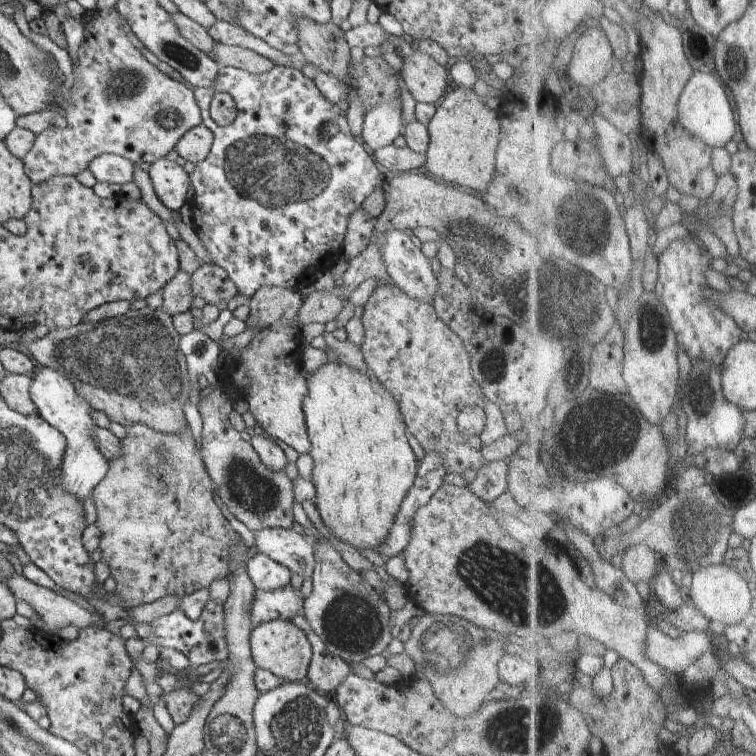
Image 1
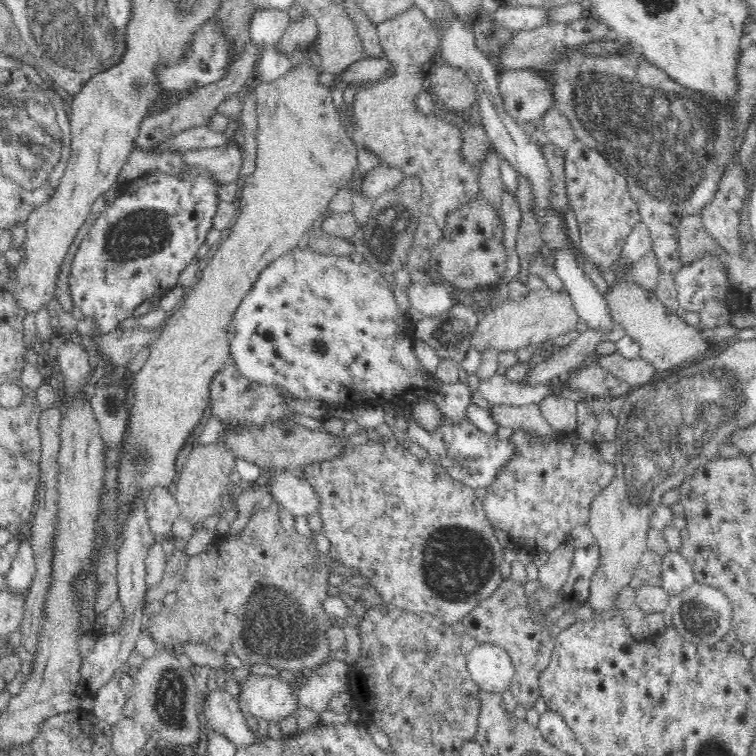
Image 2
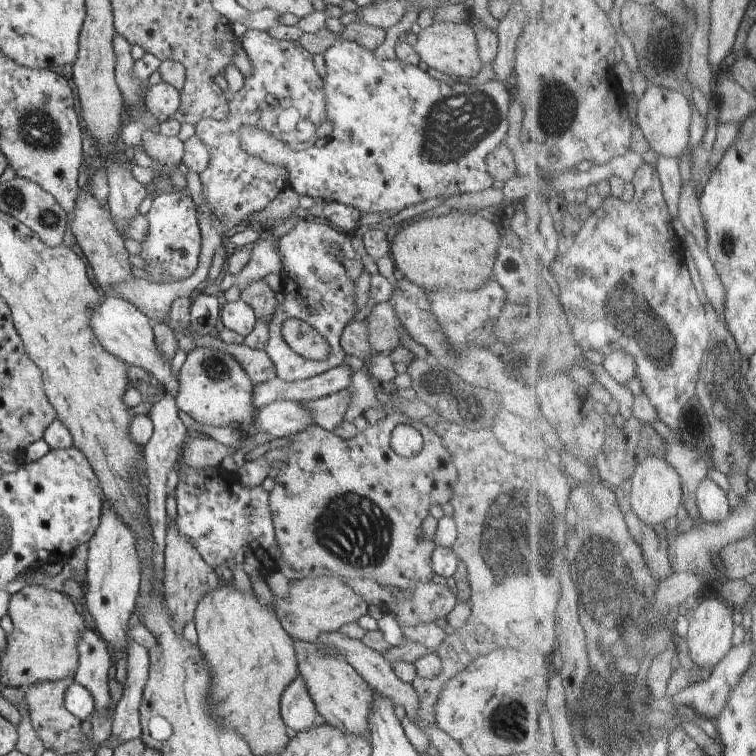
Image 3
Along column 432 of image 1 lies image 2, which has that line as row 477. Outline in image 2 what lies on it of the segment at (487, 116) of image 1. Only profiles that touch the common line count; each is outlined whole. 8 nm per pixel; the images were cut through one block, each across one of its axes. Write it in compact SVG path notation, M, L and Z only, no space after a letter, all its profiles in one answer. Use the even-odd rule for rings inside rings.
M289 73L284 74L284 78L280 77L275 81L261 81L258 82L255 88L256 100L256 116L257 116L257 130L255 132L255 141L257 142L256 150L256 168L249 176L247 176L241 183L240 190L237 194L238 198L236 203L238 206L238 214L235 216L230 228L224 233L221 238L221 244L219 248L212 252L212 259L208 261L206 267L202 270L202 276L198 282L195 282L189 291L188 298L181 302L180 305L174 309L161 324L161 332L159 339L152 342L150 345L150 356L146 360L143 368L132 375L134 383L132 383L132 390L134 390L134 402L132 402L132 408L130 408L130 422L128 422L128 430L125 434L125 439L121 444L122 456L119 458L117 464L117 477L118 477L118 501L117 510L119 510L119 524L120 524L120 540L121 540L121 525L124 524L124 520L128 518L128 512L132 512L132 504L139 499L148 500L148 496L153 492L153 489L162 487L164 489L172 490L174 480L176 480L176 456L178 452L182 450L186 438L190 436L190 433L200 424L206 412L206 408L210 407L210 384L217 376L218 372L222 371L225 363L231 356L229 350L229 337L227 330L231 323L233 314L236 312L238 306L242 302L246 293L254 286L254 282L258 280L260 272L265 267L270 266L273 260L281 257L285 252L291 251L298 244L305 242L307 237L305 236L312 224L320 218L320 216L327 215L329 213L328 204L332 200L332 196L347 184L352 178L352 172L357 169L358 165L358 145L354 142L349 134L349 128L346 124L345 118L342 114L336 111L336 106L332 103L331 84L328 82L321 82L319 78L316 78L316 74L302 74L302 76L294 76L290 78Z

